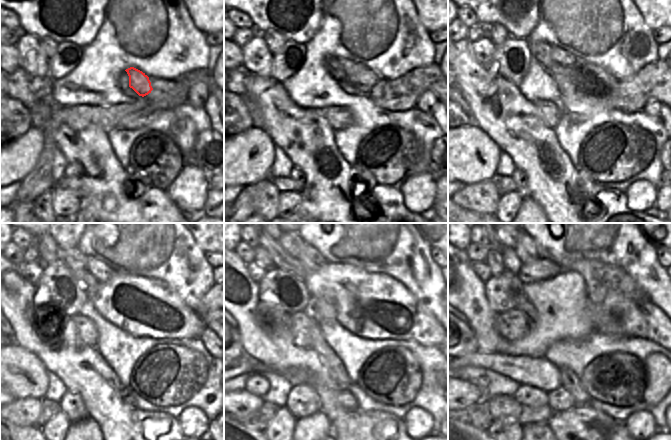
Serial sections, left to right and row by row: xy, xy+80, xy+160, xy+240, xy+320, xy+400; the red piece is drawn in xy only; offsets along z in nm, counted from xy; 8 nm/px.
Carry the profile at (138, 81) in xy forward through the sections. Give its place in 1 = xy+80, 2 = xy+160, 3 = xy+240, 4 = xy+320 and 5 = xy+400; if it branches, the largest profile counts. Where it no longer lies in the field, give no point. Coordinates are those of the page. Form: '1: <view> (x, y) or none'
1: xy+80 (353, 67)
2: xy+160 (562, 57)
3: xy+240 (102, 273)
4: xy+320 (309, 256)
5: xy+400 (525, 248)

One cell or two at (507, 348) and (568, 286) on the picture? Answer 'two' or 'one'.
one

